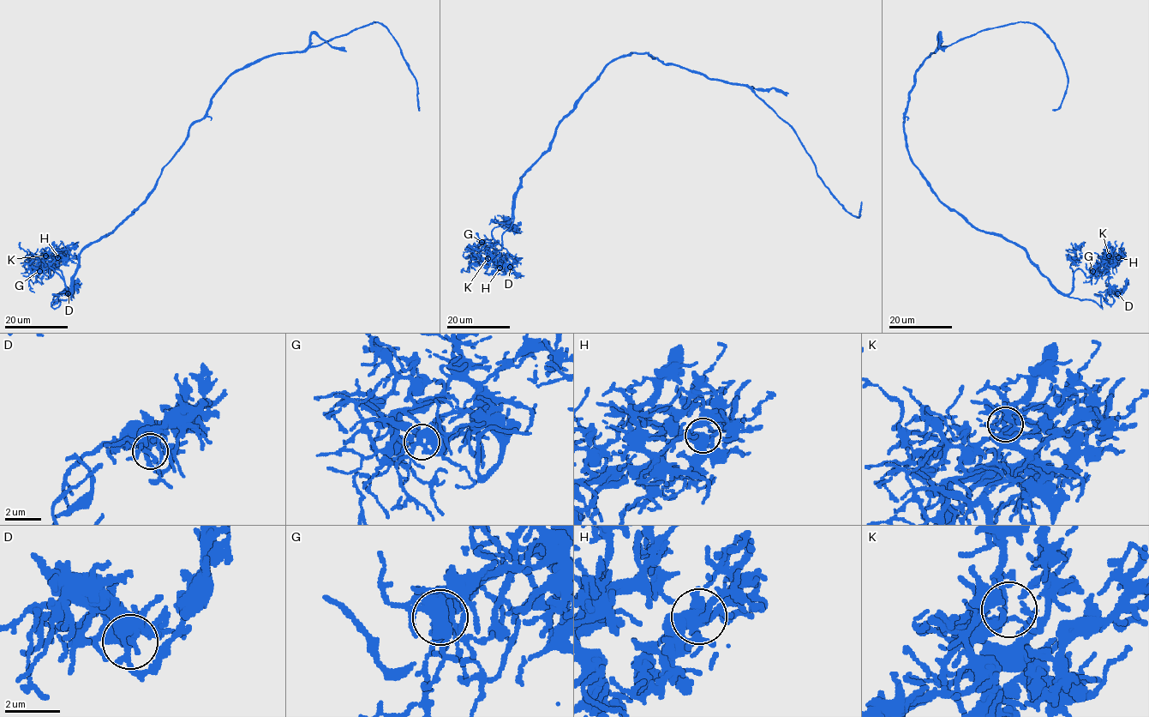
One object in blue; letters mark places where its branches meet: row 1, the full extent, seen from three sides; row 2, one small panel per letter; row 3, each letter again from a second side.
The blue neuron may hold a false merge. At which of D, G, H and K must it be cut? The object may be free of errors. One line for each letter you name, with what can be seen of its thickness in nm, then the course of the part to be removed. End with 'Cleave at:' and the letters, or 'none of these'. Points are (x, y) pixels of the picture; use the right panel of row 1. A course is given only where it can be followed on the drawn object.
Cleave at: none of these

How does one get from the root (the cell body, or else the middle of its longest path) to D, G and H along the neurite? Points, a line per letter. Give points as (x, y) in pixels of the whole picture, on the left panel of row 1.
D: (184, 141), (149, 195), (80, 252), (71, 297), (51, 306), (52, 294), (54, 304), (68, 293)
G: (184, 141), (149, 195), (80, 252), (69, 294), (59, 269), (50, 277), (47, 266), (39, 270)
H: (184, 141), (149, 195), (80, 252), (69, 294), (59, 269), (49, 276), (46, 265), (57, 257)

